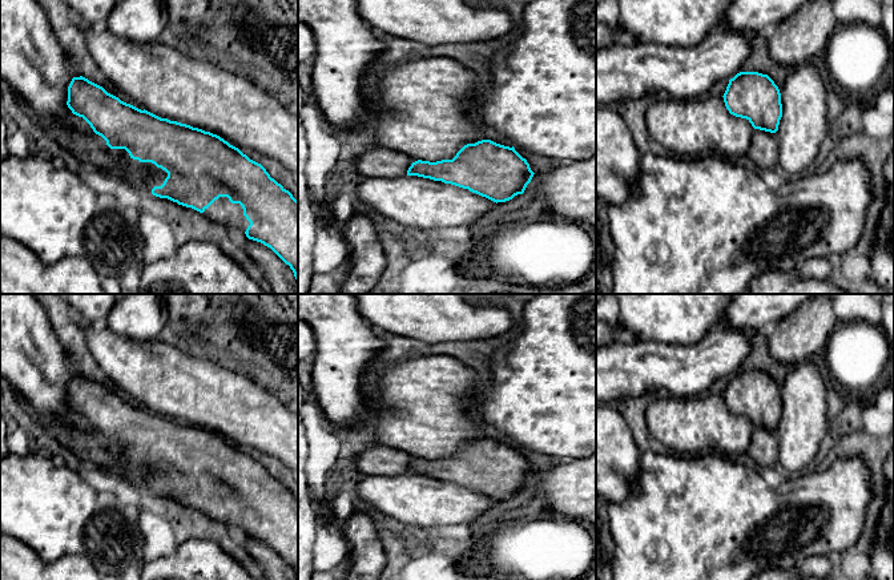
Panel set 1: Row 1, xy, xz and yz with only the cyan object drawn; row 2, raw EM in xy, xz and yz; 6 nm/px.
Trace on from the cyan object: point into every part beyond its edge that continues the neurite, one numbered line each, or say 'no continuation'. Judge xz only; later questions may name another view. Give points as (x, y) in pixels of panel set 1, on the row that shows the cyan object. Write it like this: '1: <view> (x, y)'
1: xz (381, 162)

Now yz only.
1: yz (764, 148)

